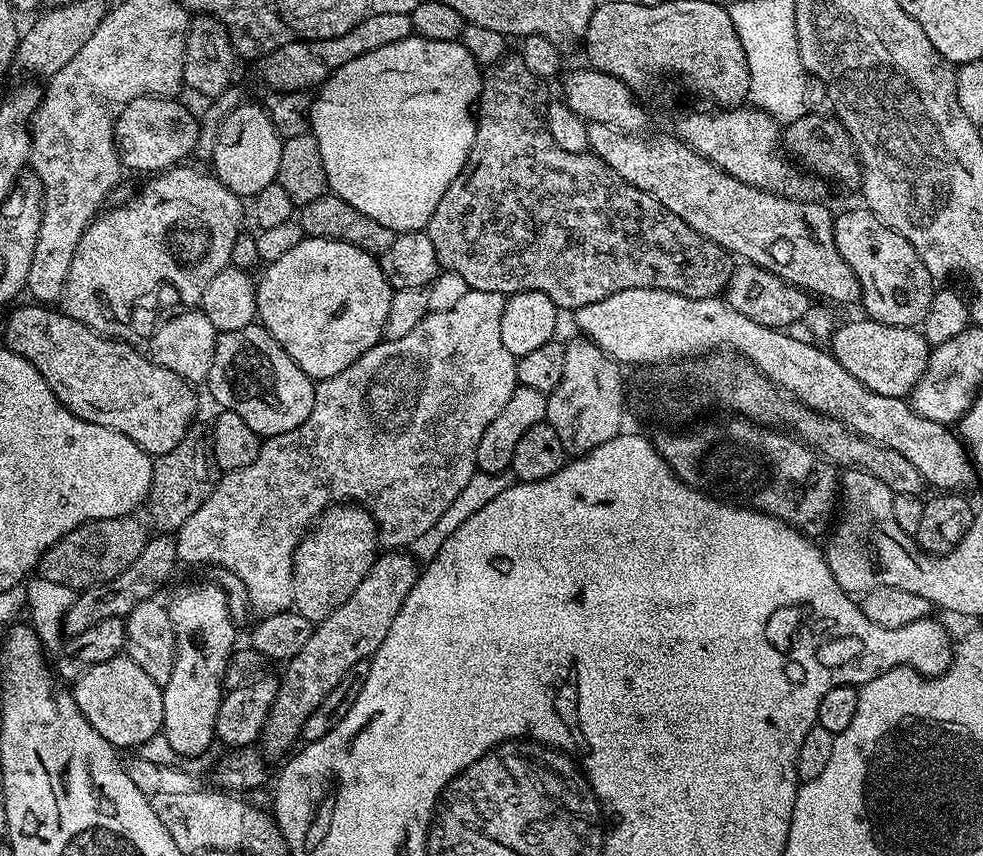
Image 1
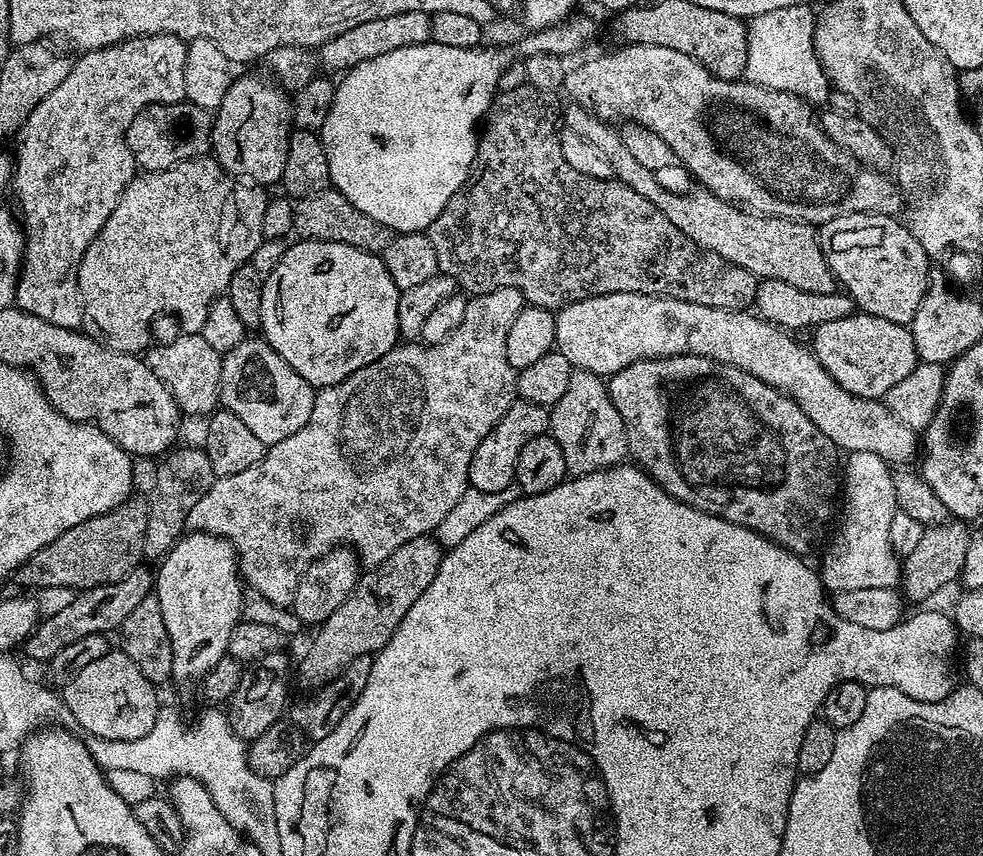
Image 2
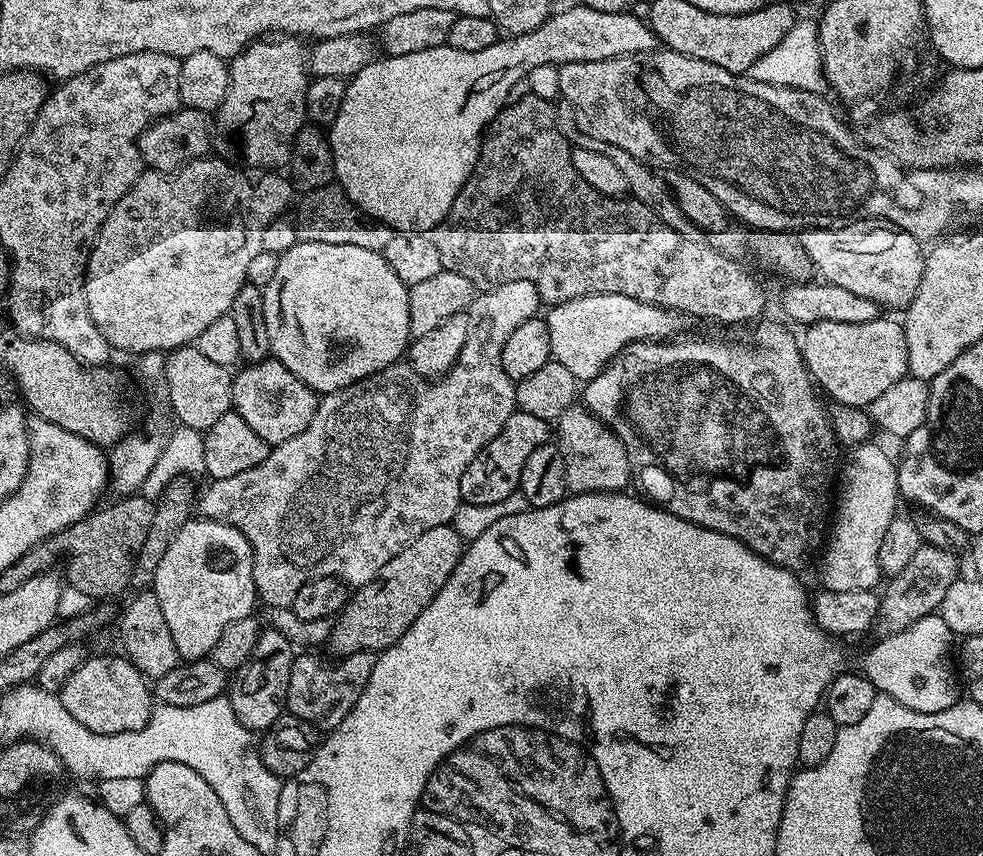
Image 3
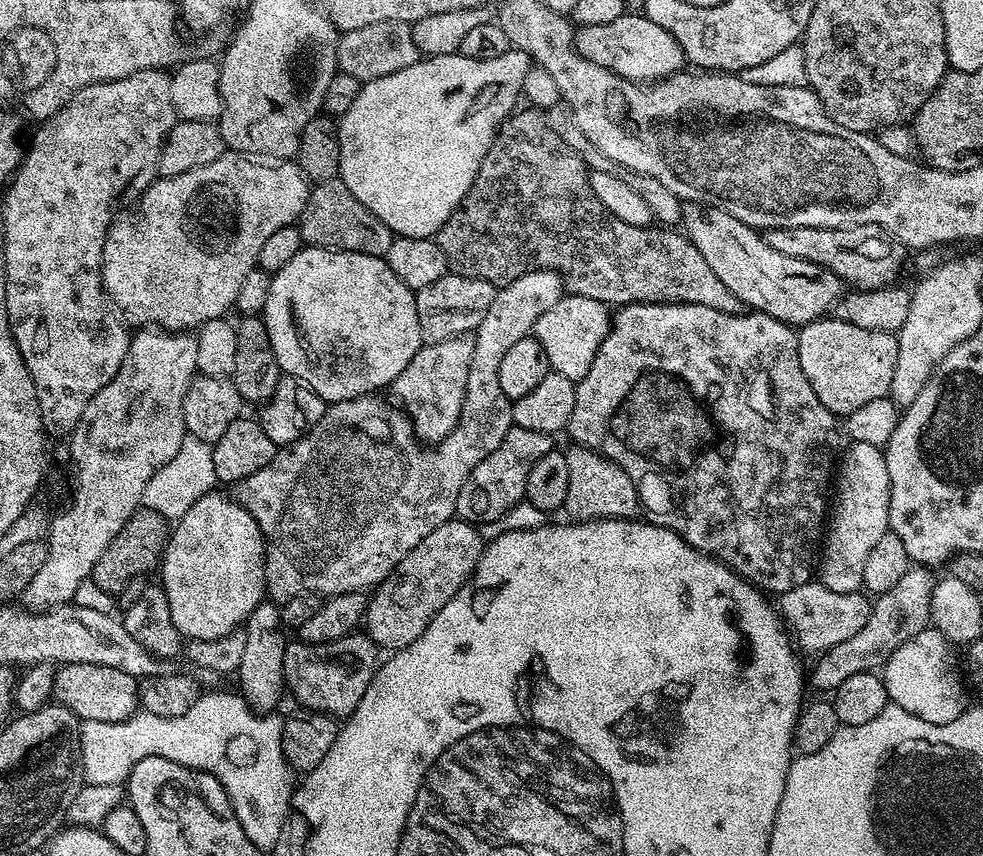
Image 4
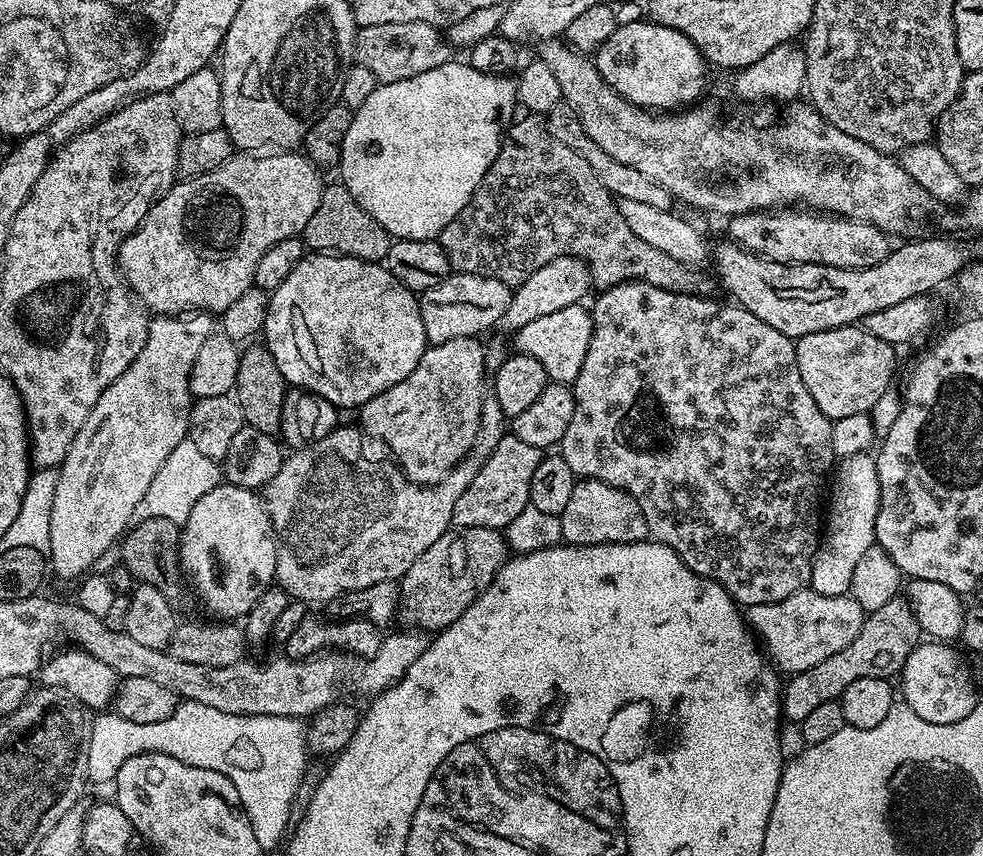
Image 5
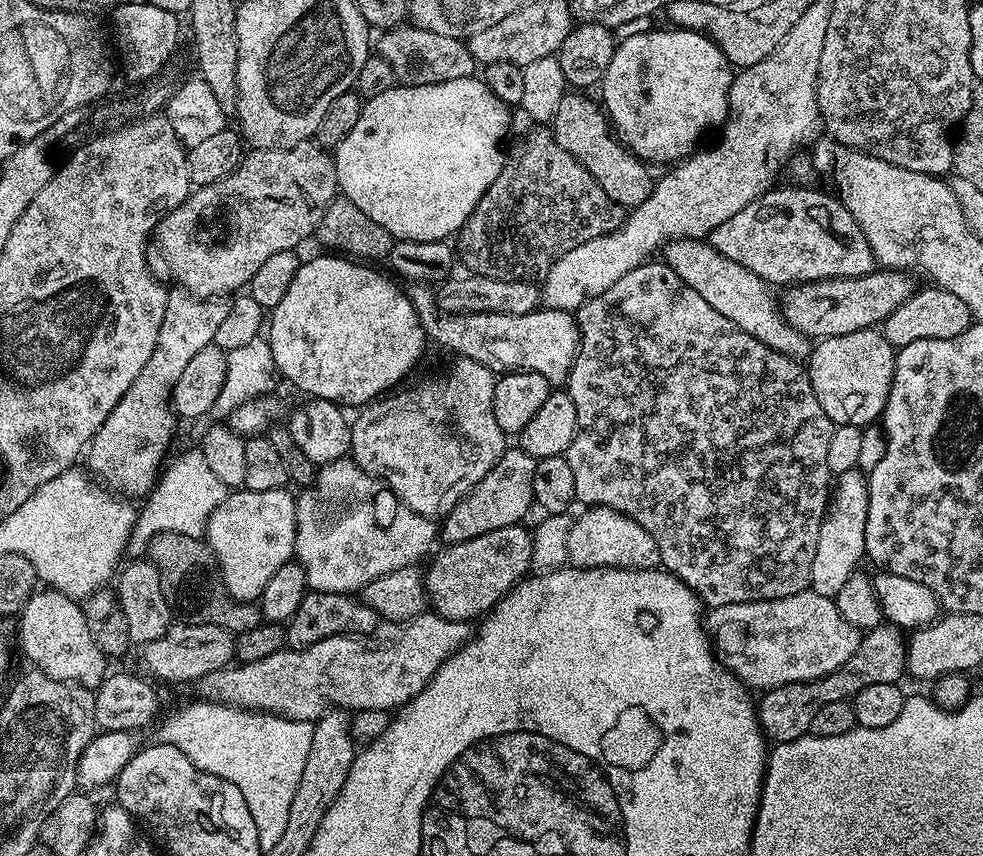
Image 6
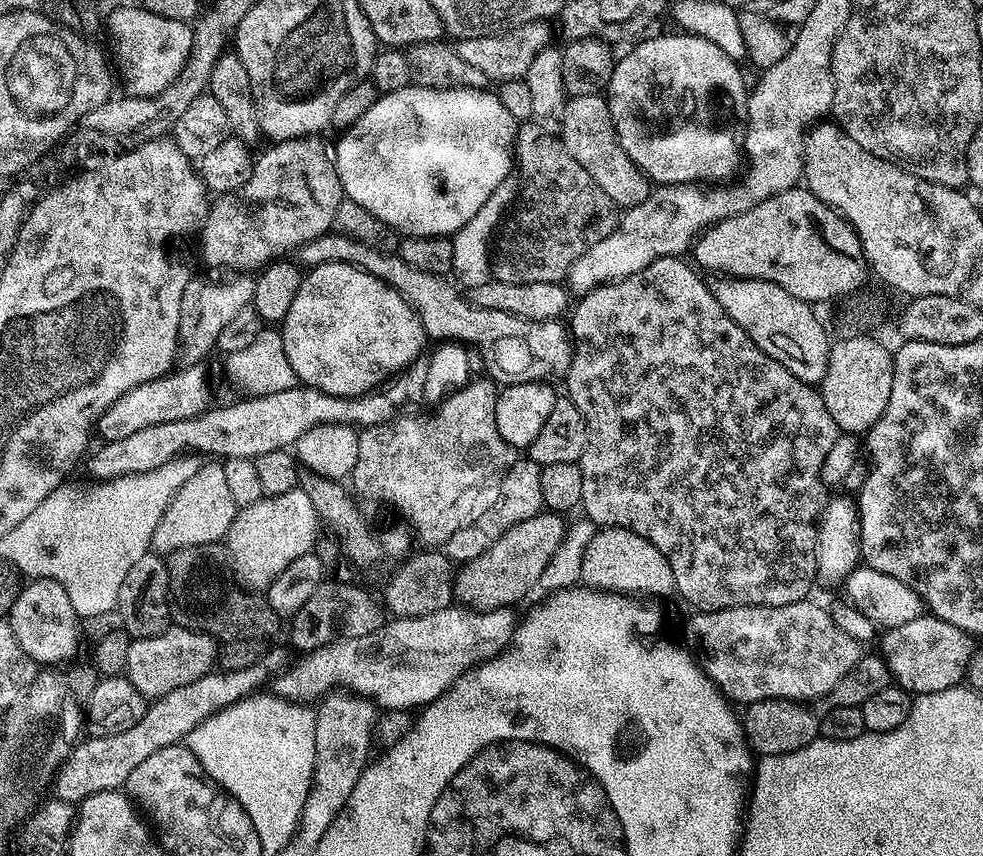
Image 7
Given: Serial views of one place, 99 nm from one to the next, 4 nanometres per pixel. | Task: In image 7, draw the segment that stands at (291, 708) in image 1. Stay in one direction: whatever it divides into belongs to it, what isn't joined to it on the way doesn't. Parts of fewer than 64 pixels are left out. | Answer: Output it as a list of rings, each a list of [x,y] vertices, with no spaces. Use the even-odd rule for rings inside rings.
[[[541,510],[534,518],[518,522],[506,530],[482,554],[473,560],[463,561],[454,572],[454,596],[463,607],[473,612],[492,612],[495,608],[516,606],[516,603],[533,587],[539,585],[542,570],[563,540],[566,531],[565,517]]]

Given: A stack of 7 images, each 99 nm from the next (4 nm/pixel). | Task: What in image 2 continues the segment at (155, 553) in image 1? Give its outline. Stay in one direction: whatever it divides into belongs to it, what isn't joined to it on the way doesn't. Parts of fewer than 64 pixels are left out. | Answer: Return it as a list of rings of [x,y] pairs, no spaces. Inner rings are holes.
[[[147,566],[130,570],[130,574],[126,574],[126,578],[118,582],[77,591],[74,602],[58,610],[58,614],[50,614],[37,623],[24,641],[22,652],[32,660],[47,662],[54,658],[54,654],[58,654],[58,650],[66,650],[66,646],[78,642],[78,638],[86,638],[86,634],[115,633],[122,626],[122,622],[126,622],[130,613],[142,603],[142,598],[153,595],[153,592],[154,572]]]

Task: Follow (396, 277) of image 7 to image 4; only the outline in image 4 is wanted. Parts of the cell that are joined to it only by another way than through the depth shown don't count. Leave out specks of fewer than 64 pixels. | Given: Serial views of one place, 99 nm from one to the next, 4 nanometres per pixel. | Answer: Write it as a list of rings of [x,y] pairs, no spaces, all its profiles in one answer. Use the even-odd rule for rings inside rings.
[[[565,294],[554,306],[550,306],[550,310],[546,310],[546,314],[542,314],[542,318],[538,318],[531,335],[535,336],[542,350],[546,350],[551,371],[578,381],[590,370],[590,362],[594,362],[594,354],[608,336],[609,327],[609,305],[594,298]]]

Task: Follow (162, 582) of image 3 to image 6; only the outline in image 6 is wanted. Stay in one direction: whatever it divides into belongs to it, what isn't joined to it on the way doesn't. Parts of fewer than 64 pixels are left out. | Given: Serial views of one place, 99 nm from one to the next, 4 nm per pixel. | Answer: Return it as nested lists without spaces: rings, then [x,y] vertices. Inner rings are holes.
[[[287,487],[274,490],[229,491],[228,497],[214,510],[208,520],[206,543],[212,549],[215,567],[220,567],[220,576],[224,579],[227,595],[235,600],[259,601],[262,590],[266,590],[266,582],[274,578],[284,564],[293,559],[296,546],[296,502],[293,493],[288,493]]]

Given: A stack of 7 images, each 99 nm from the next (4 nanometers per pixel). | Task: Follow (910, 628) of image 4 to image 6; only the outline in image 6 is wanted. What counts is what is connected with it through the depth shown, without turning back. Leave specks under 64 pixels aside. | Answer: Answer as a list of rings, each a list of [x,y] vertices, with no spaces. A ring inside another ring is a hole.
[[[882,622],[877,628],[869,628],[860,637],[858,650],[838,670],[817,680],[794,682],[781,688],[769,688],[758,700],[760,729],[765,737],[776,744],[785,744],[799,736],[809,735],[808,727],[814,722],[814,714],[826,702],[851,701],[866,686],[895,684],[903,681],[908,667],[908,646],[906,636],[895,624]]]

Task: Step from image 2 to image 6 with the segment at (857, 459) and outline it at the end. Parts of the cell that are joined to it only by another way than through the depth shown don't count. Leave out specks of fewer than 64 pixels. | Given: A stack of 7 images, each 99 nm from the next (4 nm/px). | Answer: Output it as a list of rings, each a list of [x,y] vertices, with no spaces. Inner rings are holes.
[[[854,467],[835,477],[830,492],[828,510],[818,530],[818,550],[814,550],[814,567],[810,570],[811,591],[836,597],[838,590],[861,567],[866,553],[866,514],[868,513],[868,478]]]

